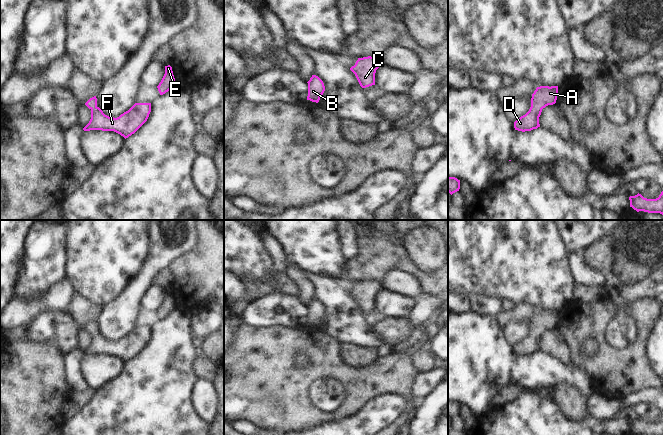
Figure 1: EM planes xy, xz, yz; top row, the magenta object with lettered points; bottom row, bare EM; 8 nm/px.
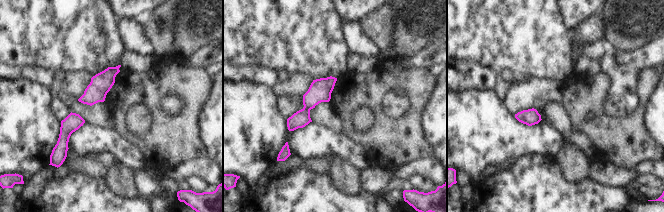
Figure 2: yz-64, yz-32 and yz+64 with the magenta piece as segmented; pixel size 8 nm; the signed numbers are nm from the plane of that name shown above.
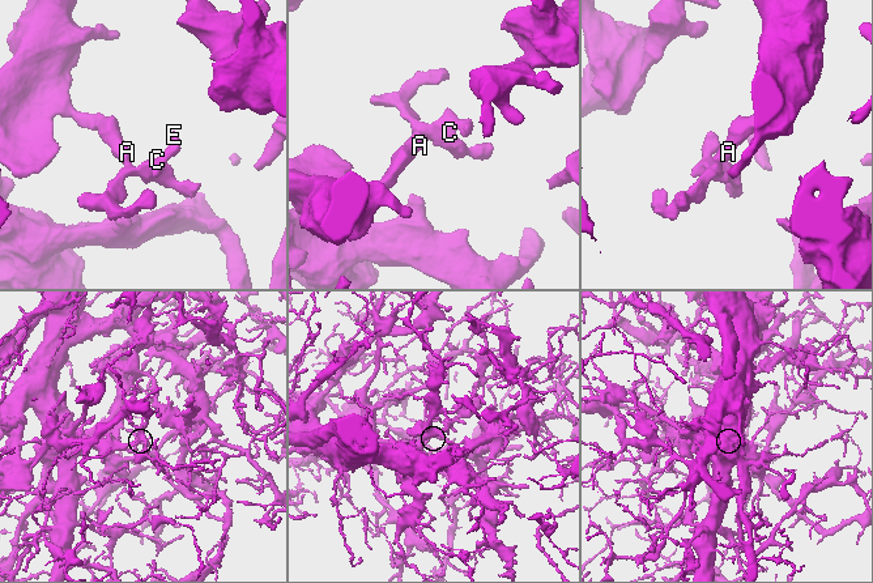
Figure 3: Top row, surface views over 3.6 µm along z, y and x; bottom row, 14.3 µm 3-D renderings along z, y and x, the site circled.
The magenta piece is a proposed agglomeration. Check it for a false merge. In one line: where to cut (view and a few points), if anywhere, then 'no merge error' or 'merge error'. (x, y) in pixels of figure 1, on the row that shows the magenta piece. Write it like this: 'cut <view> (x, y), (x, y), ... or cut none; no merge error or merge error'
cut none; no merge error

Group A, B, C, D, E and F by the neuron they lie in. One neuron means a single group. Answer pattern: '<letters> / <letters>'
A B C D E F

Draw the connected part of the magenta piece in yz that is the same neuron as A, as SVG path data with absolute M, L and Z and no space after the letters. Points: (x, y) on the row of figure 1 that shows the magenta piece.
M558 86L537 87L531 98L529 111L514 122L514 128L518 131L531 131L540 127L539 117L542 109L556 103Z

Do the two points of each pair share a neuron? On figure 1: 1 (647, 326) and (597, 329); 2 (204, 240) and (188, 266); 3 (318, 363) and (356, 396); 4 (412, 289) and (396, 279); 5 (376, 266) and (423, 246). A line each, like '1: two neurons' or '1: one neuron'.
1: one neuron
2: one neuron
3: one neuron
4: one neuron
5: two neurons

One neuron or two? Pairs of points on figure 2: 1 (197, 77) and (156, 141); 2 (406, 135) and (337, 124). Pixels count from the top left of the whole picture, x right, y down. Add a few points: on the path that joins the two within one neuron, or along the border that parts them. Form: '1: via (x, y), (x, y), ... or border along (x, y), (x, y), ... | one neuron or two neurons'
1: via (194, 94), (191, 110), (173, 128) | one neuron
2: border along (338, 111), (342, 119), (343, 133) | two neurons

